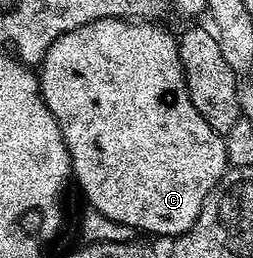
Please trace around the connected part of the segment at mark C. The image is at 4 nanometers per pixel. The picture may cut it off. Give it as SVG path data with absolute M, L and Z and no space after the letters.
M107 17L98 19L94 23L86 23L74 31L62 34L54 42L46 51L44 60L38 69L38 76L40 93L44 97L46 107L50 107L50 111L62 131L68 154L72 160L75 184L80 184L85 199L89 201L87 204L101 212L106 218L128 225L133 231L141 229L144 233L157 233L160 237L175 239L194 226L203 204L206 203L208 193L222 179L230 166L226 159L223 136L215 133L210 127L210 123L206 123L206 119L202 119L202 115L198 115L198 107L194 107L194 103L190 103L190 91L186 87L186 79L182 71L182 59L177 38L171 37L162 26L156 24L160 23L118 17Z

